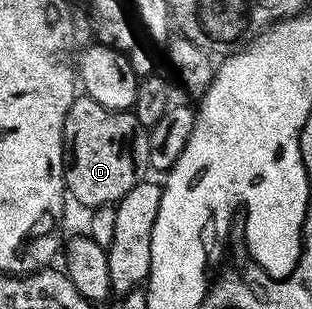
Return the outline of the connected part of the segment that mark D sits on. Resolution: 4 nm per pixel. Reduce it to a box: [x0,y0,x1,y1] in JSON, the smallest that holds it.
[62,111,138,211]

